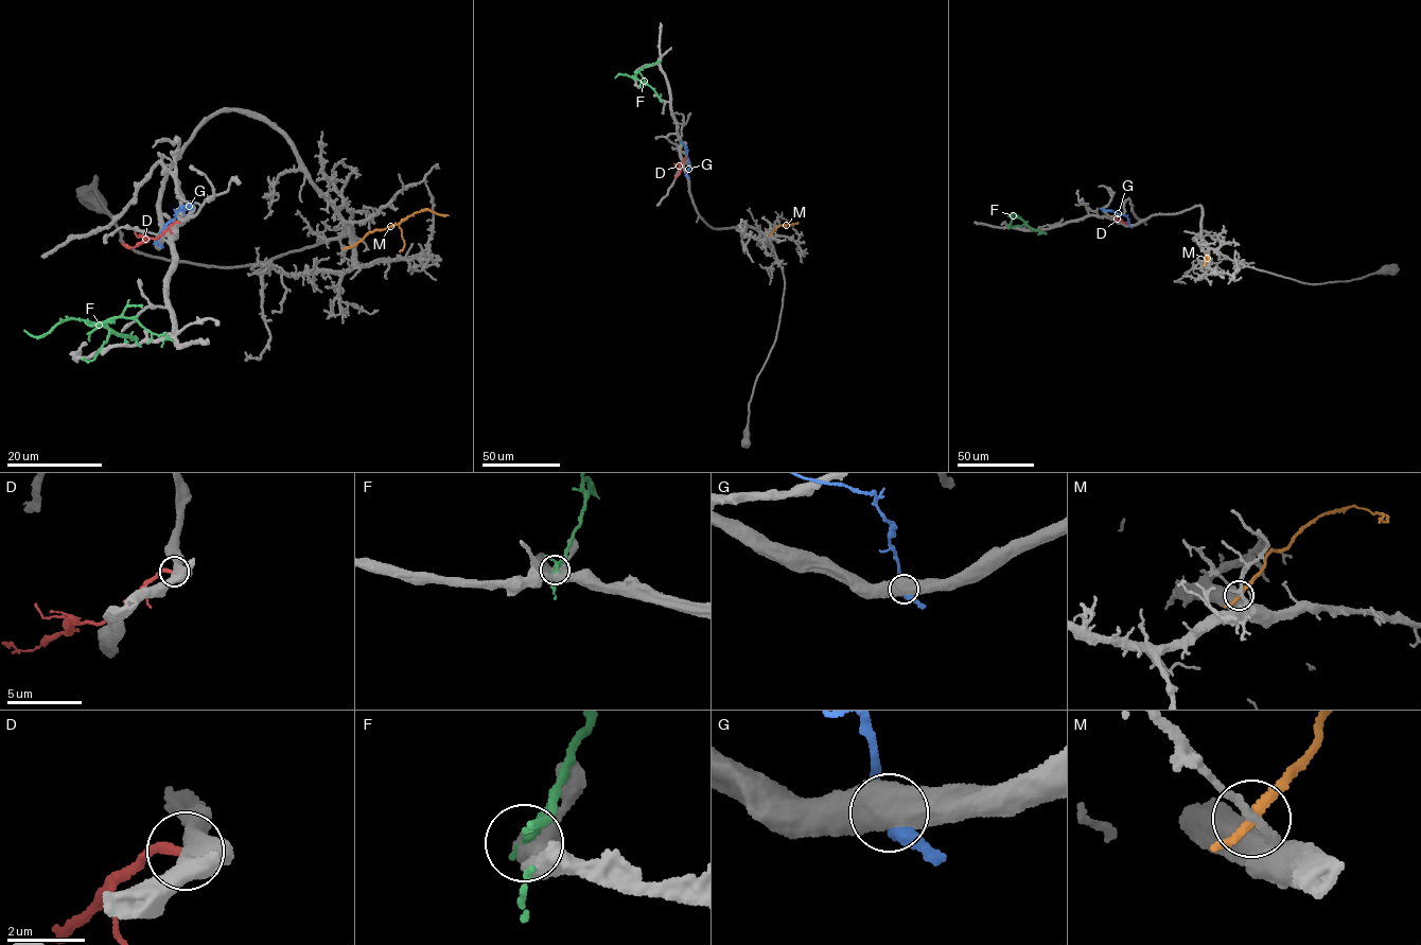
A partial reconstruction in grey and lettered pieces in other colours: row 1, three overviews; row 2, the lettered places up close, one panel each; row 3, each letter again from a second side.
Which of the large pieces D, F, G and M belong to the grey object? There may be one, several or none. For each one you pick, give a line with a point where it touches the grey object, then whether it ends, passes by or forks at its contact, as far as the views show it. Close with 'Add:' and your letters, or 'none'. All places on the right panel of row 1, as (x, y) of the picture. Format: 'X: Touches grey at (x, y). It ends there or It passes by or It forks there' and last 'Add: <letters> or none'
Add: none

